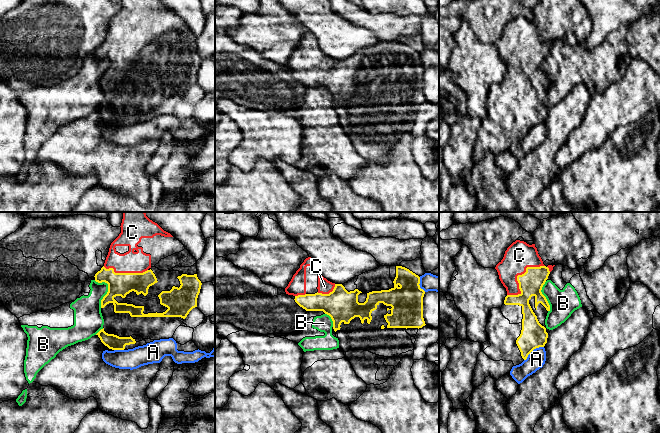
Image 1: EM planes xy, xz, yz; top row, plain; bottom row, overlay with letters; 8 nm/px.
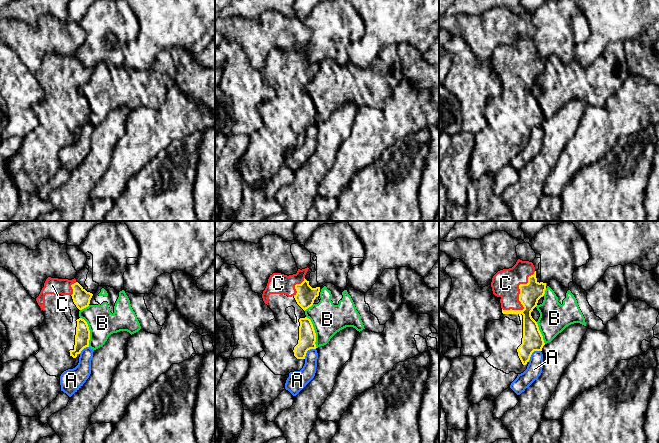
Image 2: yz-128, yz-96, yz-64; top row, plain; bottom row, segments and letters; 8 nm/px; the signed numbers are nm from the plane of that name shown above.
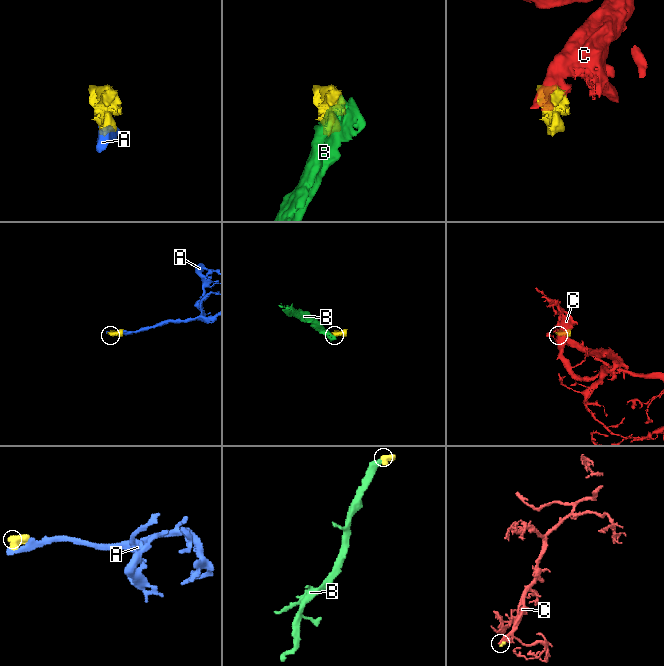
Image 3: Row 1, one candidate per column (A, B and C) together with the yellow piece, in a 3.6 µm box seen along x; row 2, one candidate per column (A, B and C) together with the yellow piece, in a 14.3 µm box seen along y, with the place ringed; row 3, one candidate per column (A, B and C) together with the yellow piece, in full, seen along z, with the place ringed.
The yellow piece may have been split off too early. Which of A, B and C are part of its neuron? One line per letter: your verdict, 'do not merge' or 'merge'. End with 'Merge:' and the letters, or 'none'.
A: do not merge
B: do not merge
C: merge
Merge: C

